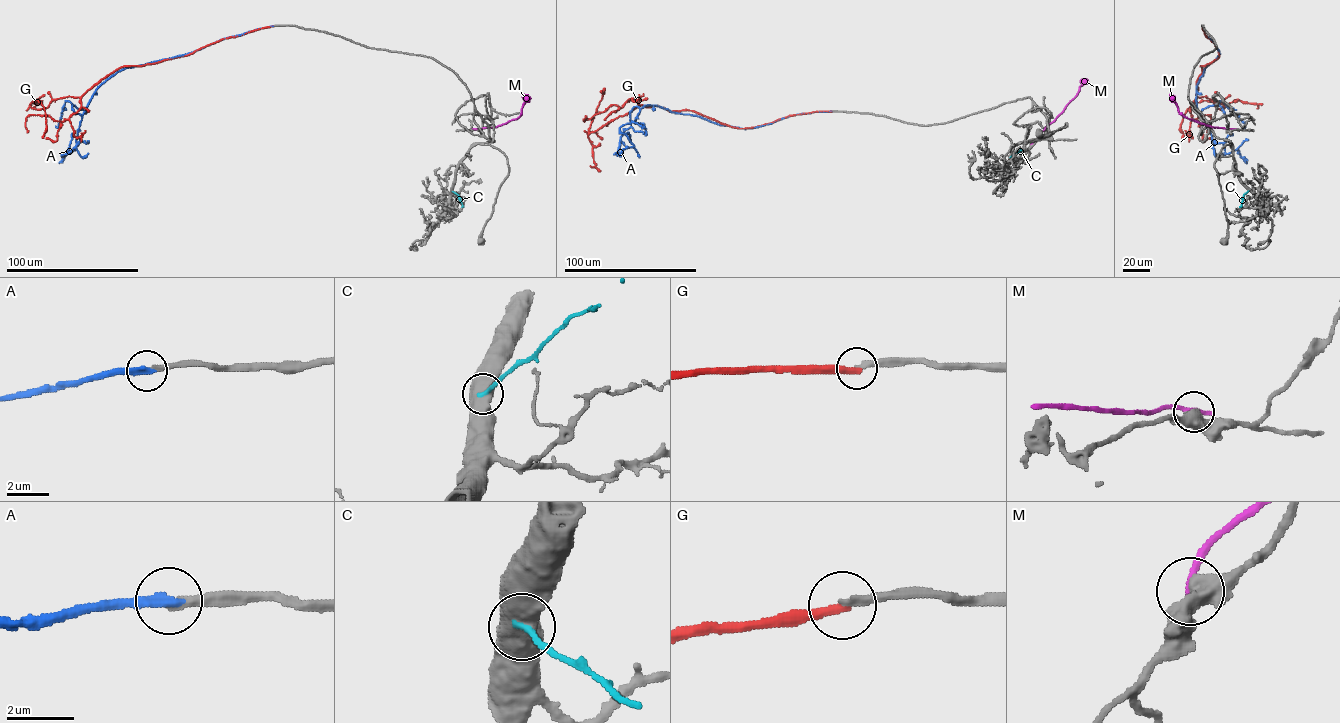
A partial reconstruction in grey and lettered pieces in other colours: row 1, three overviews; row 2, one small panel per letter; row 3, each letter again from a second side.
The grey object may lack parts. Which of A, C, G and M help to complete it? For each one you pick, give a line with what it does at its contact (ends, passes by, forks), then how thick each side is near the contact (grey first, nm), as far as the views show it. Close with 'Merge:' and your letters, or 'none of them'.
A: it ends there; 240 nm thick on the grey side, 360 nm on the other
Merge: A

